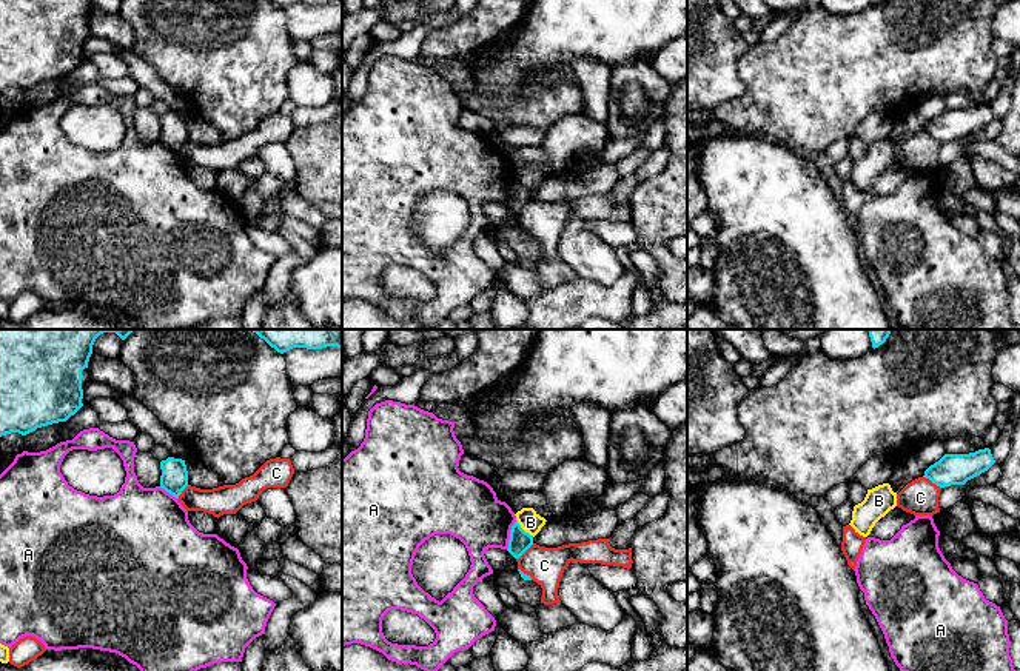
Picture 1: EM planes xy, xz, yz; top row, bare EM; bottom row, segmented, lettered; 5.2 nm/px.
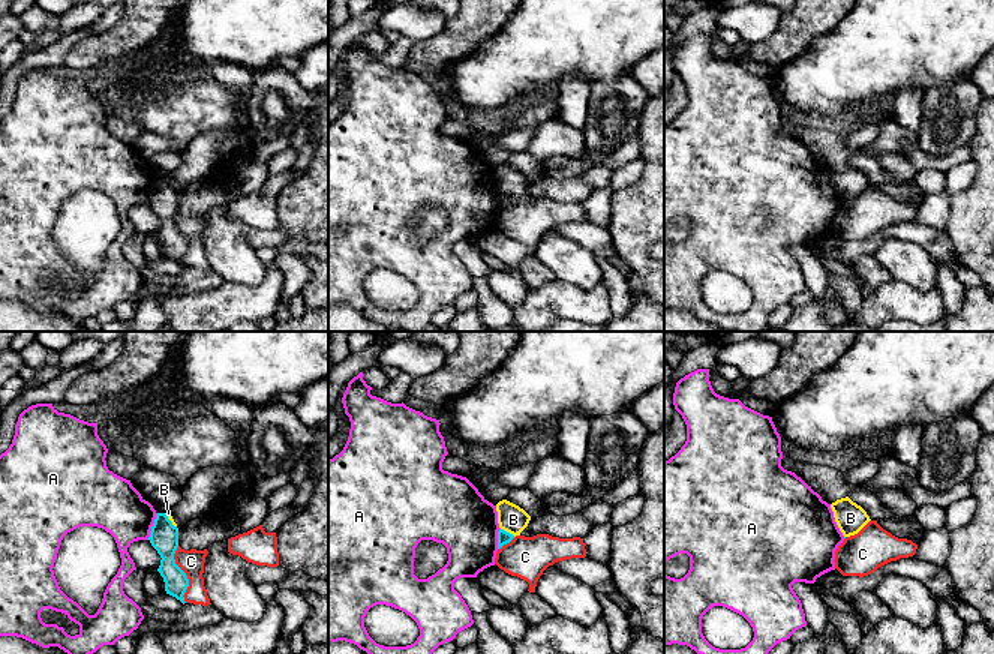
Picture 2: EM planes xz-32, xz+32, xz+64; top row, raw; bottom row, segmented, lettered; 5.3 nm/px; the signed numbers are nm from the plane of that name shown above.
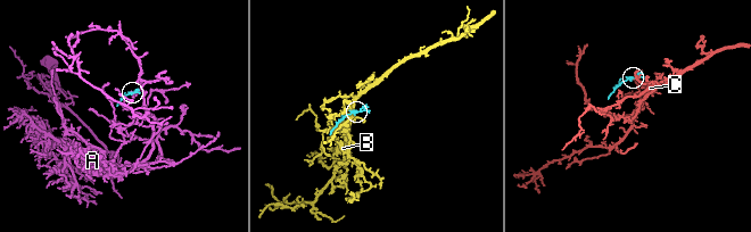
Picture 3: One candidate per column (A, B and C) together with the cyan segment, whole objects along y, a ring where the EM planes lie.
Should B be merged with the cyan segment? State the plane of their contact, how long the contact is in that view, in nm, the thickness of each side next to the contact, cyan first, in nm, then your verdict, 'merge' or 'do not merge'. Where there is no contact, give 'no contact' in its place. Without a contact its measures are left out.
meets cyan in xz; contact 130 nm long; 110 nm thick on the cyan side, 110 nm on the other; do not merge

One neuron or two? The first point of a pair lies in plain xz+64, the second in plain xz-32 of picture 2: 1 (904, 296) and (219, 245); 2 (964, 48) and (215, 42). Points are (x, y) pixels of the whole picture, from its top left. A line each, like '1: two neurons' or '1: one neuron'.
1: two neurons
2: one neuron

